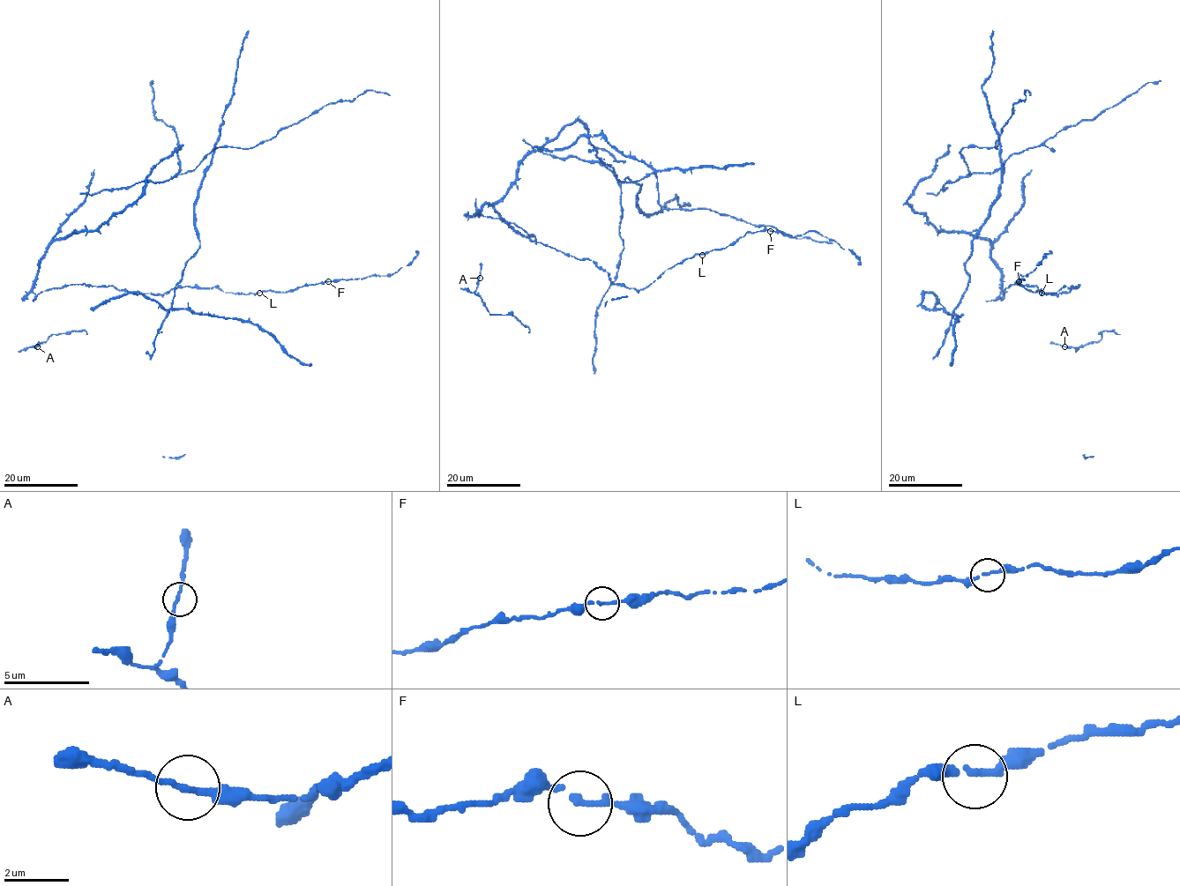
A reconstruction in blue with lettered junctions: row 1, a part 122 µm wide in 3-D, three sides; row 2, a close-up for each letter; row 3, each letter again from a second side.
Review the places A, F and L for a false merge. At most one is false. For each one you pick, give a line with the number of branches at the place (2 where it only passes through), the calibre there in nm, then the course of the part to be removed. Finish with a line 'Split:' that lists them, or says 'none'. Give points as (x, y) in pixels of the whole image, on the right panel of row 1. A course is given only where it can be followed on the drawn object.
Split: none

